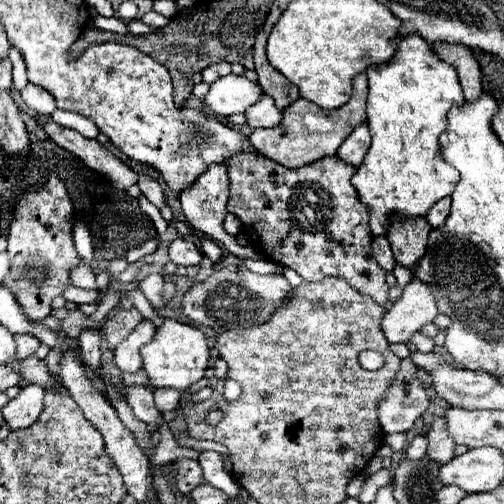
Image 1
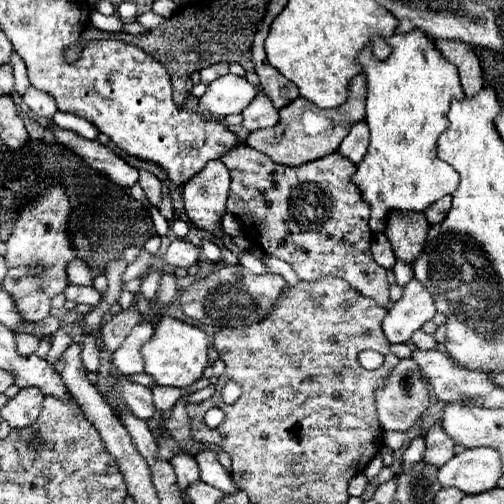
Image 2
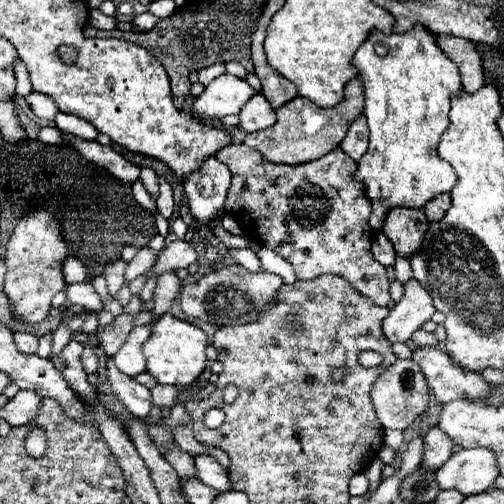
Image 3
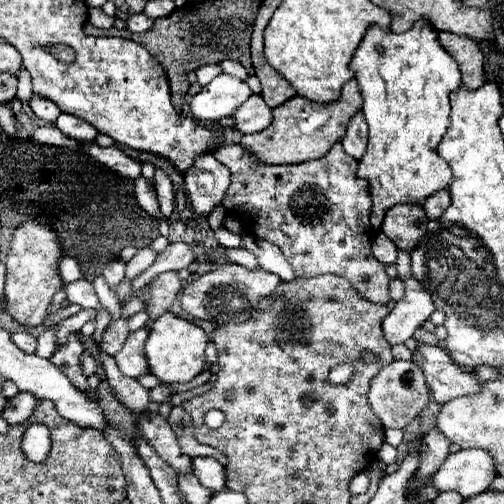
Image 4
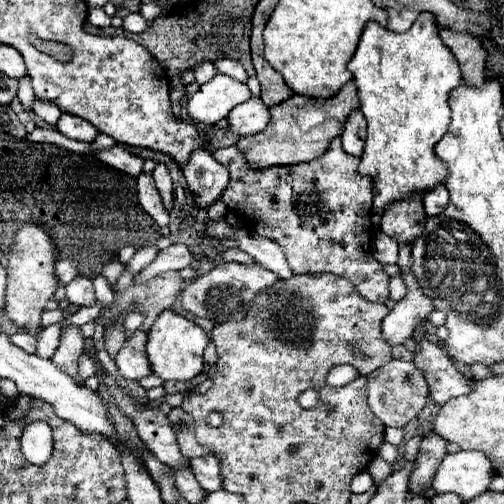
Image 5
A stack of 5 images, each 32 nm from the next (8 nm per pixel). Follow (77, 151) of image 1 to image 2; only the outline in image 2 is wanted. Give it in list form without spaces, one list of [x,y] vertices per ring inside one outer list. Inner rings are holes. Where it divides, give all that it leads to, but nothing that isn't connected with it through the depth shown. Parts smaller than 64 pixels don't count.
[[[50,124],[48,130],[52,130],[56,142],[60,142],[64,148],[70,148],[76,156],[80,156],[94,170],[106,174],[120,188],[130,188],[132,184],[136,184],[138,170],[128,166],[120,156],[116,156],[98,140],[84,140],[74,132],[56,128],[54,124]]]

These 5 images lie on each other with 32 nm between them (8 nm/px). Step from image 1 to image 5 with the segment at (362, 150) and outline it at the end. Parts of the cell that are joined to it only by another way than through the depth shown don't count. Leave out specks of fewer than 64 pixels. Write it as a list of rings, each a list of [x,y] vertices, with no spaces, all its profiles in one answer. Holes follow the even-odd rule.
[[[354,110],[346,122],[346,128],[342,134],[342,146],[348,154],[362,156],[364,140],[366,140],[366,120],[360,110]]]

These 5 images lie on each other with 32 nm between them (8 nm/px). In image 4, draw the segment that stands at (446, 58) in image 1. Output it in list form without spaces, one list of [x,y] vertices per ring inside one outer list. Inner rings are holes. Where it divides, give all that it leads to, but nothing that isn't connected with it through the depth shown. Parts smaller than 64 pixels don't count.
[[[440,32],[438,40],[442,48],[458,62],[462,72],[462,84],[468,90],[476,90],[484,84],[484,54],[472,38]]]

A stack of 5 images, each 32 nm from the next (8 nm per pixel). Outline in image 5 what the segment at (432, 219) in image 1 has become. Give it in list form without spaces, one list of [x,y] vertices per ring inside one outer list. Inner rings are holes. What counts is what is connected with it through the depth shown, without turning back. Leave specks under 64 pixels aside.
[[[438,186],[434,188],[432,192],[428,192],[424,196],[424,210],[426,210],[426,216],[440,216],[442,210],[448,206],[450,198],[448,198],[448,190]]]

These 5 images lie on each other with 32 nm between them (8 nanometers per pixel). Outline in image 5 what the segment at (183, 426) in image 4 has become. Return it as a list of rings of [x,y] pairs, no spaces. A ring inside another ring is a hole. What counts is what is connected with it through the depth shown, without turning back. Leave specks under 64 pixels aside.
[[[172,408],[172,412],[168,414],[168,420],[176,432],[176,438],[178,438],[178,444],[180,444],[180,452],[188,458],[194,458],[194,456],[206,456],[206,454],[212,454],[208,448],[200,446],[196,442],[196,436],[194,436],[194,420],[188,412],[184,412],[182,408]]]

